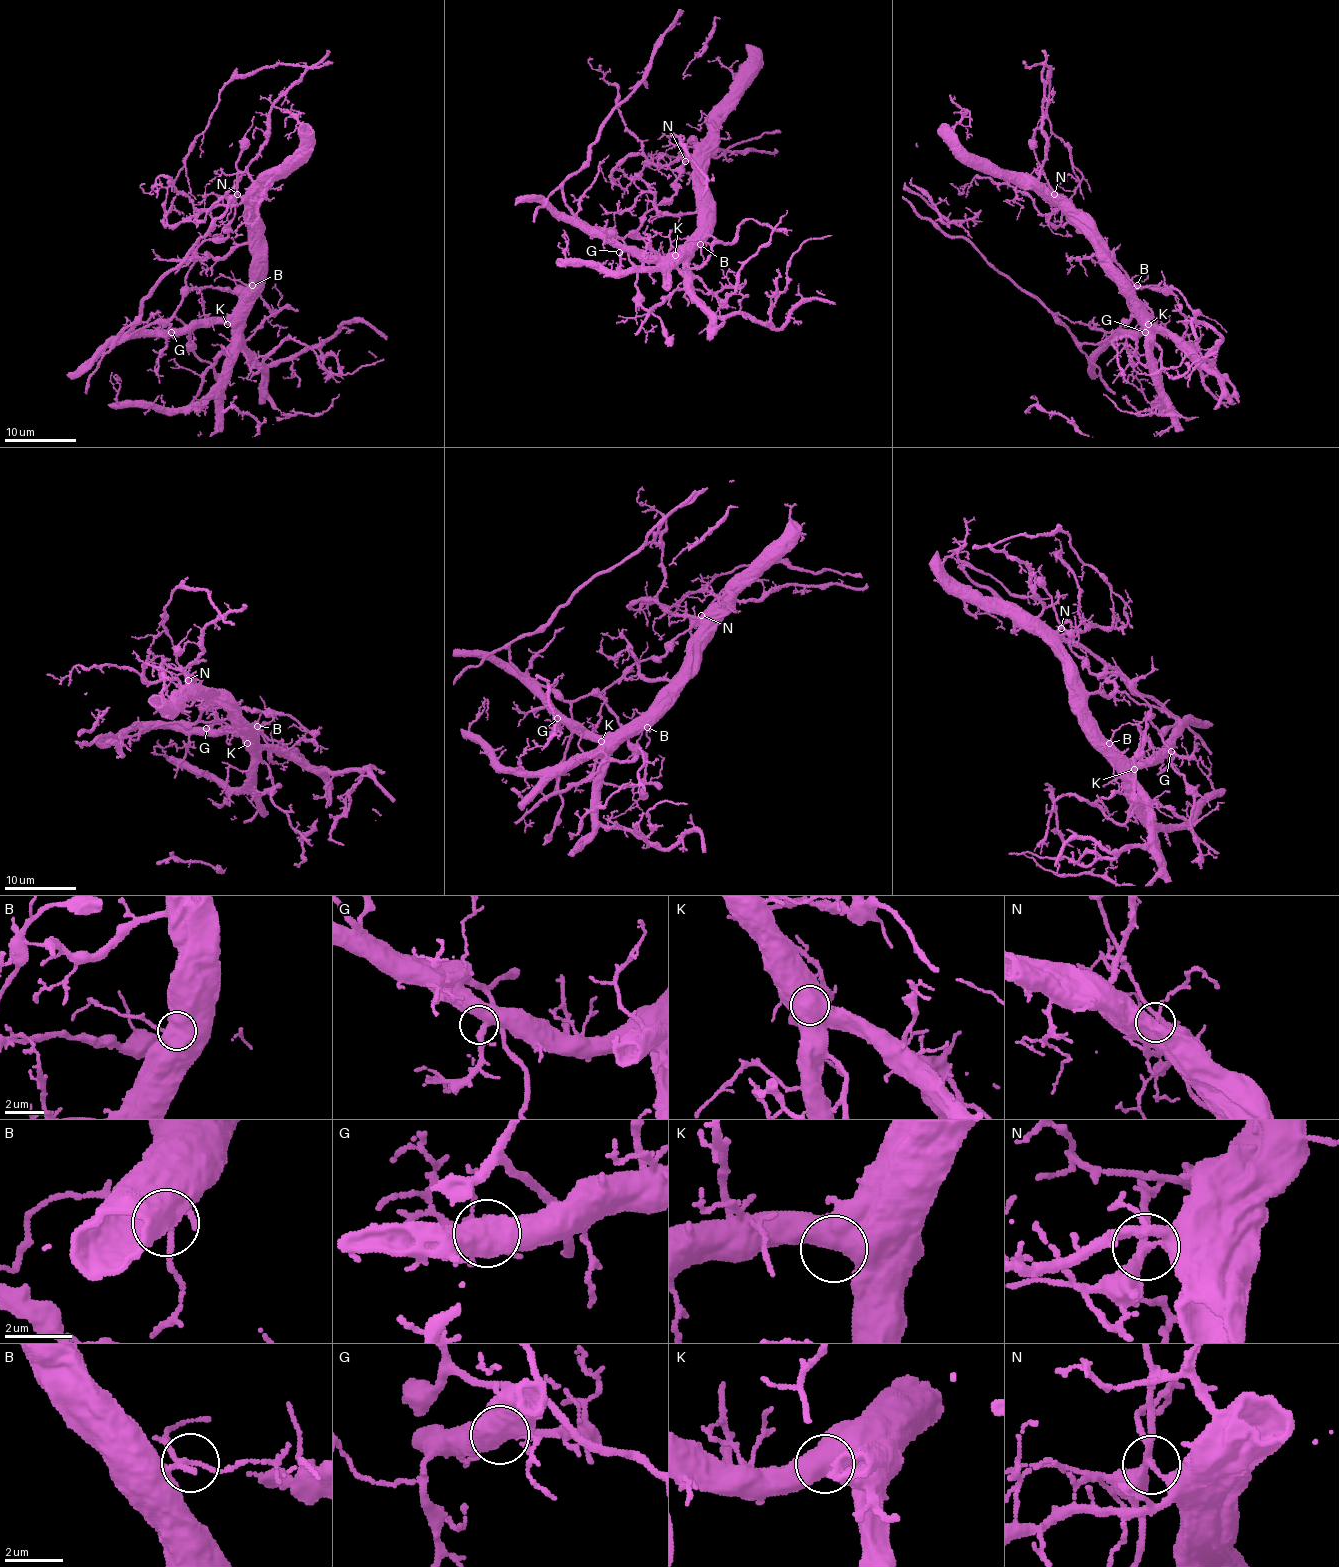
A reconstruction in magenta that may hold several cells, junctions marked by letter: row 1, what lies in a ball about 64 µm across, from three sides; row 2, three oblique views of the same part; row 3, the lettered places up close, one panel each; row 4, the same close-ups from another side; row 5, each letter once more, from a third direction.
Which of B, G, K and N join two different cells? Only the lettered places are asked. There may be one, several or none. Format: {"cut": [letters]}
{"cut": ["N"]}

